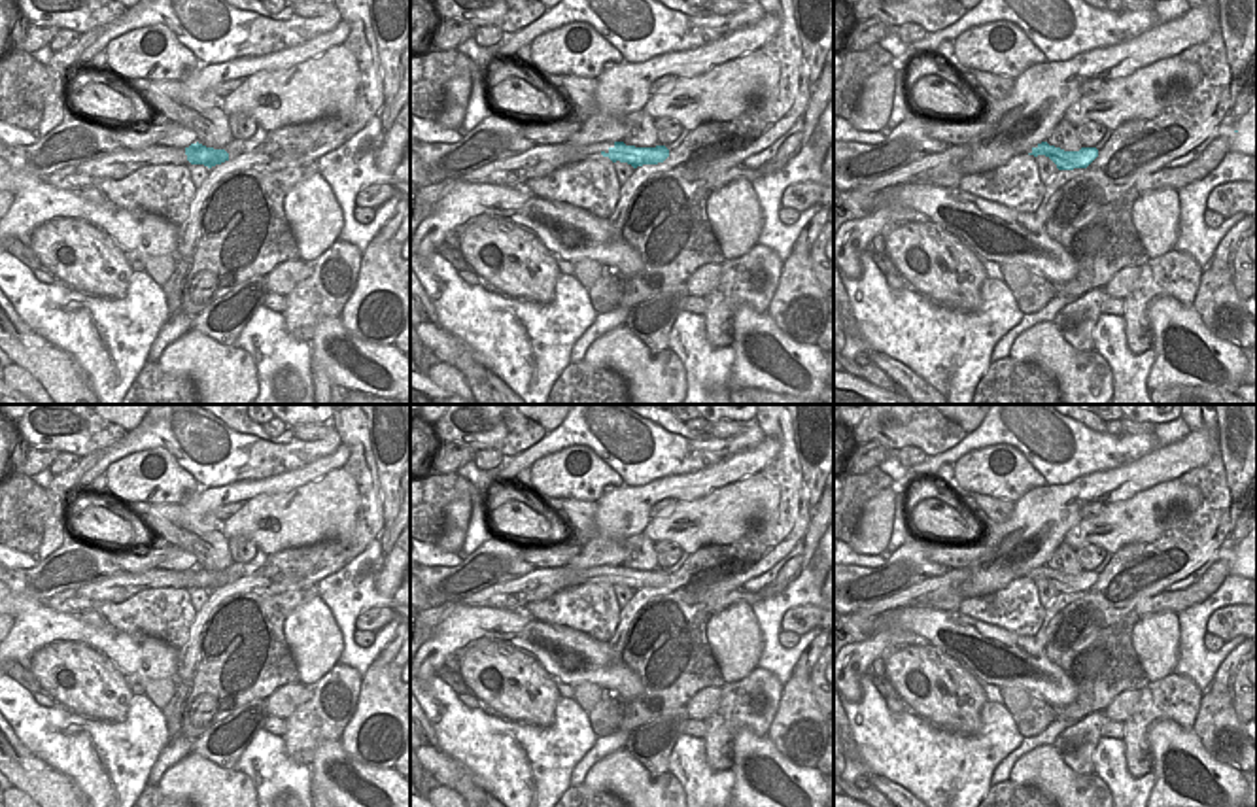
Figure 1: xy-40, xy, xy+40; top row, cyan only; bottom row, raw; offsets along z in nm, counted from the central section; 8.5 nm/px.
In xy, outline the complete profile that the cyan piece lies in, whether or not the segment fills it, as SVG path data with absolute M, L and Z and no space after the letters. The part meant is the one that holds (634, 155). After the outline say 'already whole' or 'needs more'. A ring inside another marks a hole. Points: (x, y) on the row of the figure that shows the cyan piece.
M603 142L592 146L571 146L571 144L552 144L552 146L533 146L531 149L508 157L503 161L493 161L478 170L473 170L459 178L450 178L433 185L420 185L416 191L420 198L437 204L446 193L450 193L457 181L465 183L490 183L490 185L525 185L527 180L544 178L561 166L582 163L582 161L620 161L633 168L643 164L658 164L669 157L665 146L656 147L635 147L624 142Z; needs more

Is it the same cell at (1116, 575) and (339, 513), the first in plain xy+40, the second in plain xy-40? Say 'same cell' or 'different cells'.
different cells

